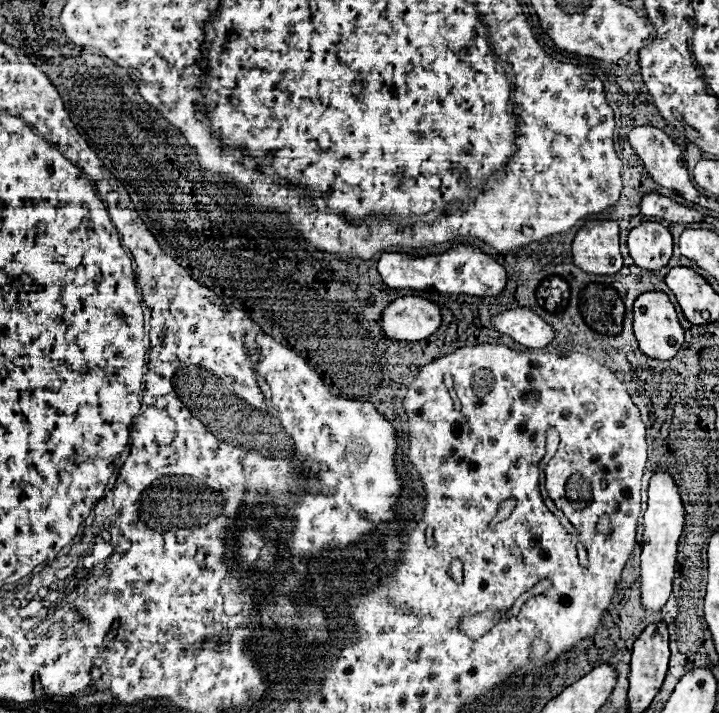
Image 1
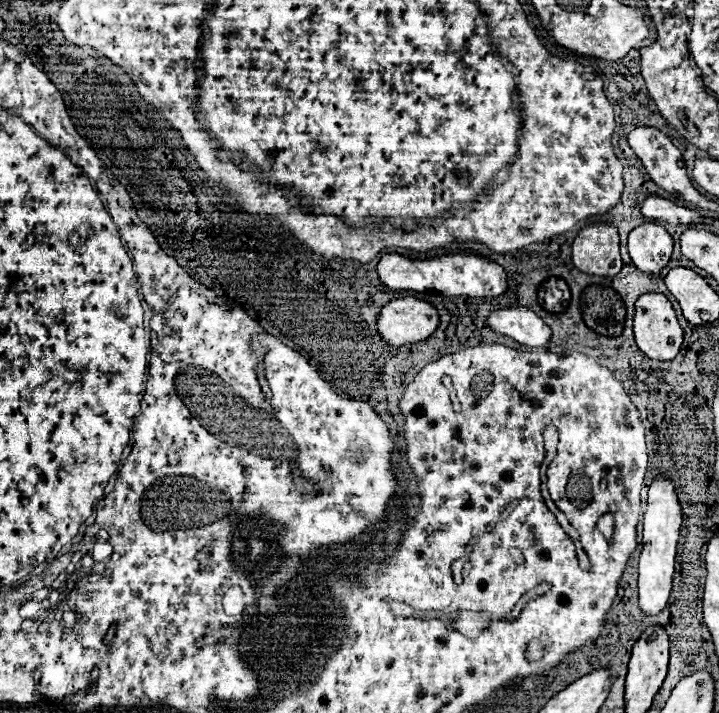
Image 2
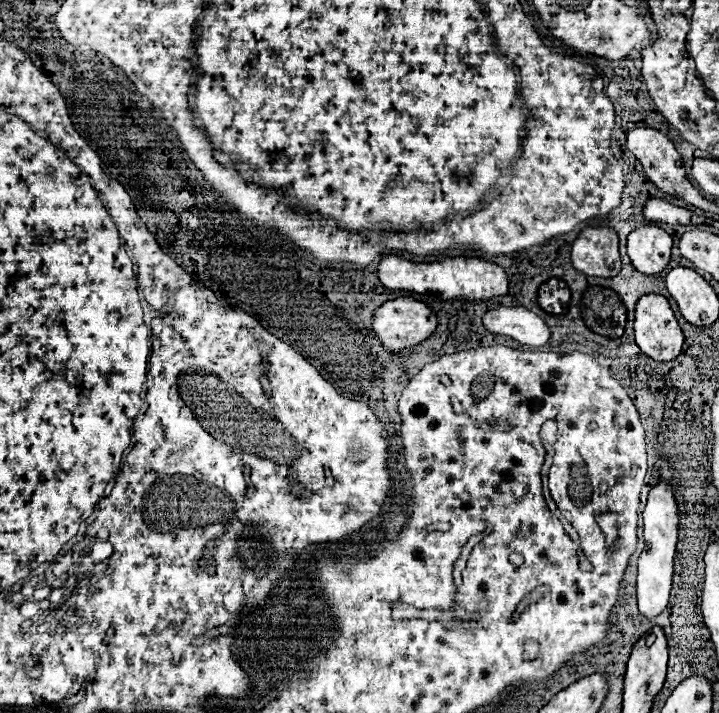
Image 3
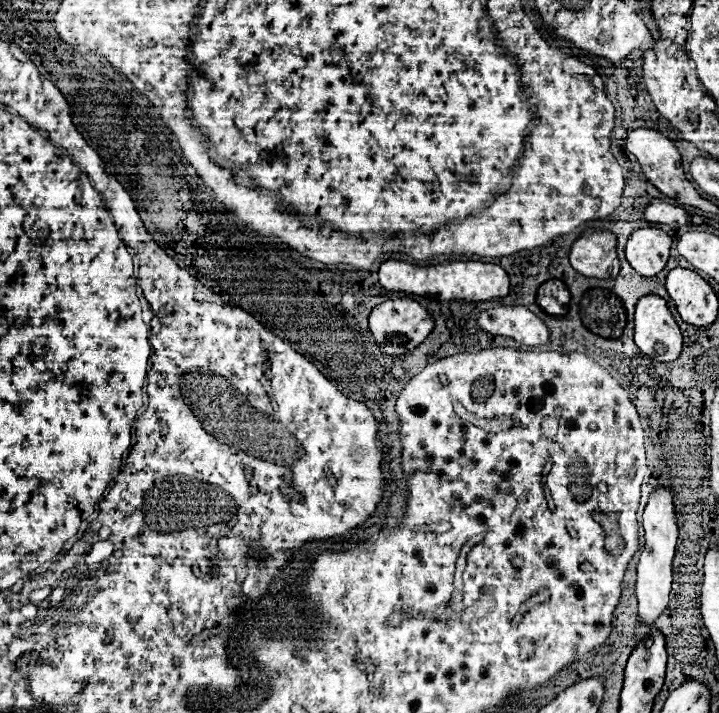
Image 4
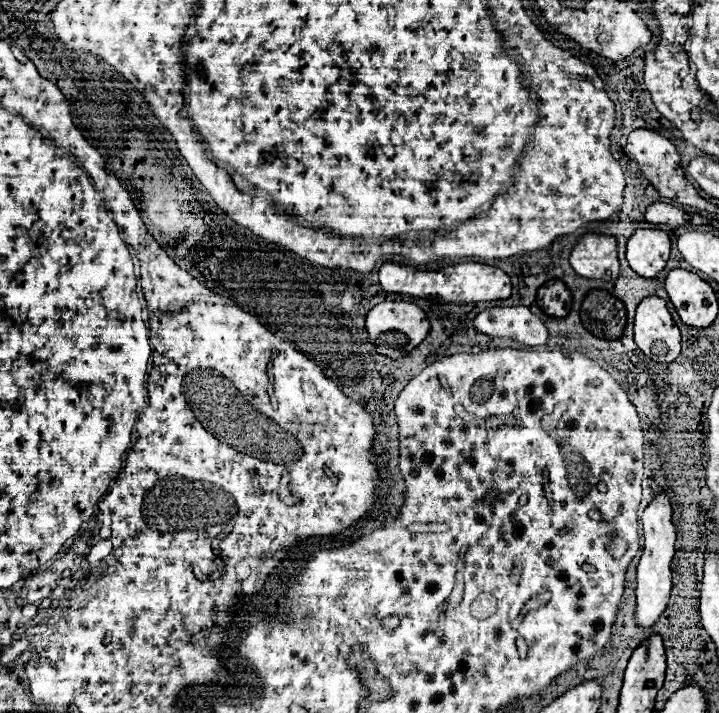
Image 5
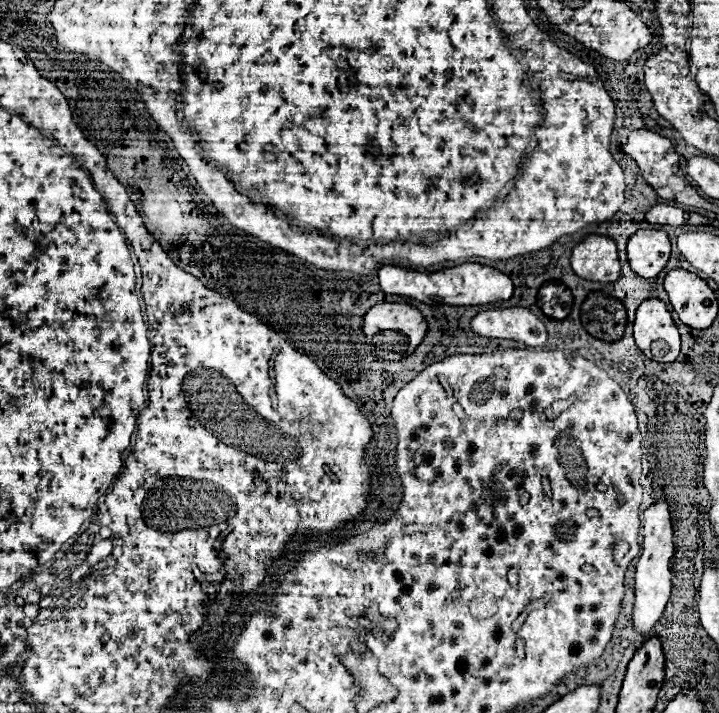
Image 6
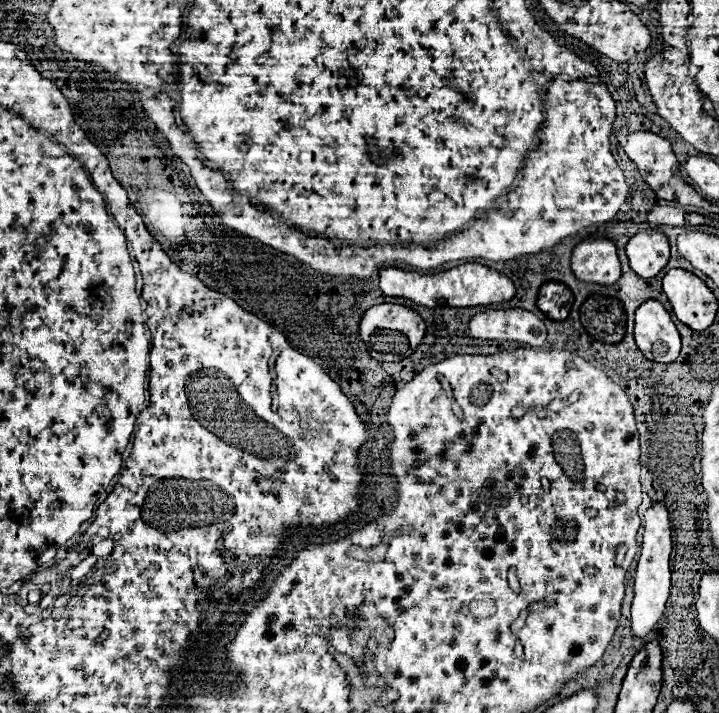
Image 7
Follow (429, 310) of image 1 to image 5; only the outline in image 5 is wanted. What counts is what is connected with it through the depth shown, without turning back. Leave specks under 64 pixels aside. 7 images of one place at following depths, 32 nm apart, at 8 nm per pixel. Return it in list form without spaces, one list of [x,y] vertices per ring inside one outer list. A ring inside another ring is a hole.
[[[382,302],[376,304],[366,316],[366,332],[370,336],[370,342],[376,346],[378,354],[392,360],[408,356],[426,338],[428,330],[430,322],[426,314],[412,302]]]

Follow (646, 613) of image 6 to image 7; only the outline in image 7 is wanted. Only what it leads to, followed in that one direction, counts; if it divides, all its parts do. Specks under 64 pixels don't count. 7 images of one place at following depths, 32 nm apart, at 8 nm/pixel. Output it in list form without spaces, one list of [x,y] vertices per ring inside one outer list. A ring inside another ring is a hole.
[[[654,504],[644,514],[644,540],[642,540],[642,554],[636,566],[634,578],[634,600],[632,600],[632,618],[630,628],[636,638],[646,638],[656,622],[662,618],[670,596],[670,554],[672,554],[672,530],[668,520],[668,510],[664,504]]]

